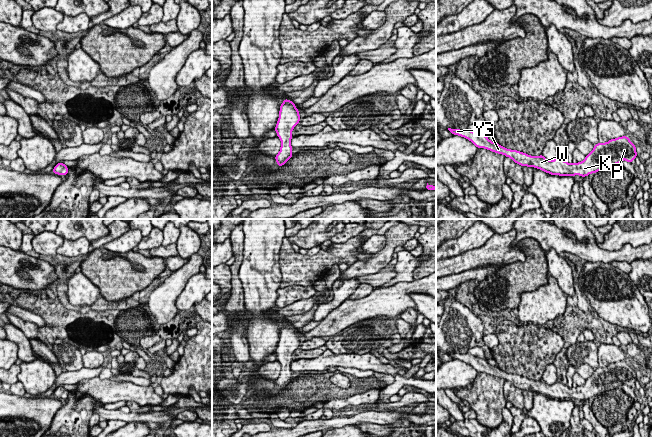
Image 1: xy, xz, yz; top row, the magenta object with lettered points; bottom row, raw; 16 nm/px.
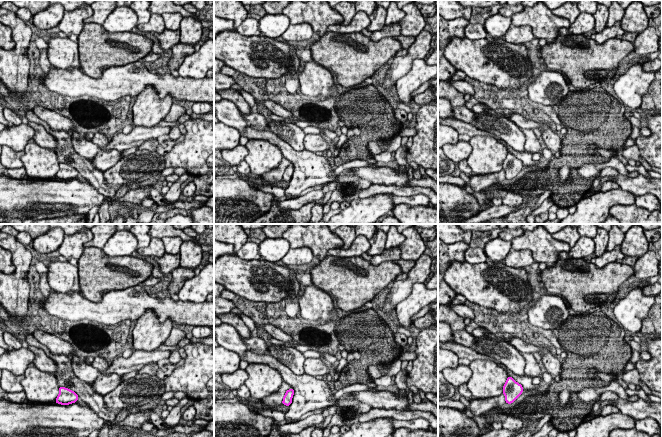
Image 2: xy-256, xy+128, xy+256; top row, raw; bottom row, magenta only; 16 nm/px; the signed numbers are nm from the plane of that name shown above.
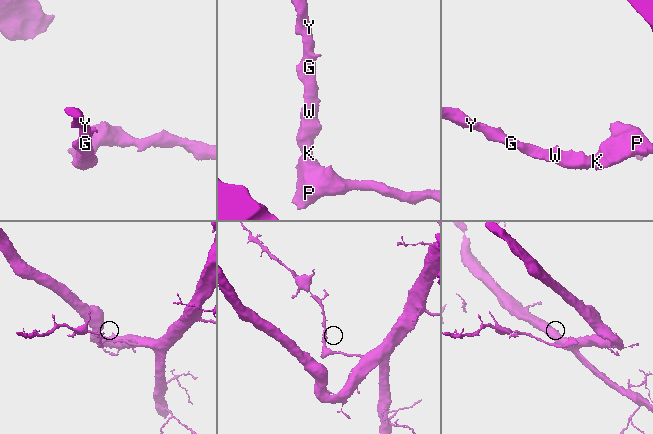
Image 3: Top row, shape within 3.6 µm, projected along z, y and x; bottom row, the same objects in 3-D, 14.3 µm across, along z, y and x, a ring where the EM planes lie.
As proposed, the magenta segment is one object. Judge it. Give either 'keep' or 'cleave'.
keep

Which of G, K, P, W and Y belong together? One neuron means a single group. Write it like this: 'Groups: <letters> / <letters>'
Groups: G K P W Y

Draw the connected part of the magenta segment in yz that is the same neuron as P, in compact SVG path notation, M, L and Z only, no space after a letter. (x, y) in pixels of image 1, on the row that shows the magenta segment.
M448 128L448 130L454 135L459 135L470 140L478 148L484 148L498 154L503 154L521 166L535 167L551 175L580 175L585 177L605 167L620 164L622 160L631 163L637 156L636 146L627 136L611 139L606 143L598 143L594 146L594 149L586 155L584 161L578 162L577 164L569 164L560 158L549 161L543 155L535 157L517 150L507 149L498 143L490 141L487 136L468 129L460 130Z

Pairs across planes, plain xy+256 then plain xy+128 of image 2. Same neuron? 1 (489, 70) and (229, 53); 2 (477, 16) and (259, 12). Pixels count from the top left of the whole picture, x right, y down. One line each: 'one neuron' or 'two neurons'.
1: one neuron
2: one neuron

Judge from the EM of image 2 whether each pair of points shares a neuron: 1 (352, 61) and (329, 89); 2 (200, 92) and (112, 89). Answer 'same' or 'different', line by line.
1: different
2: same

